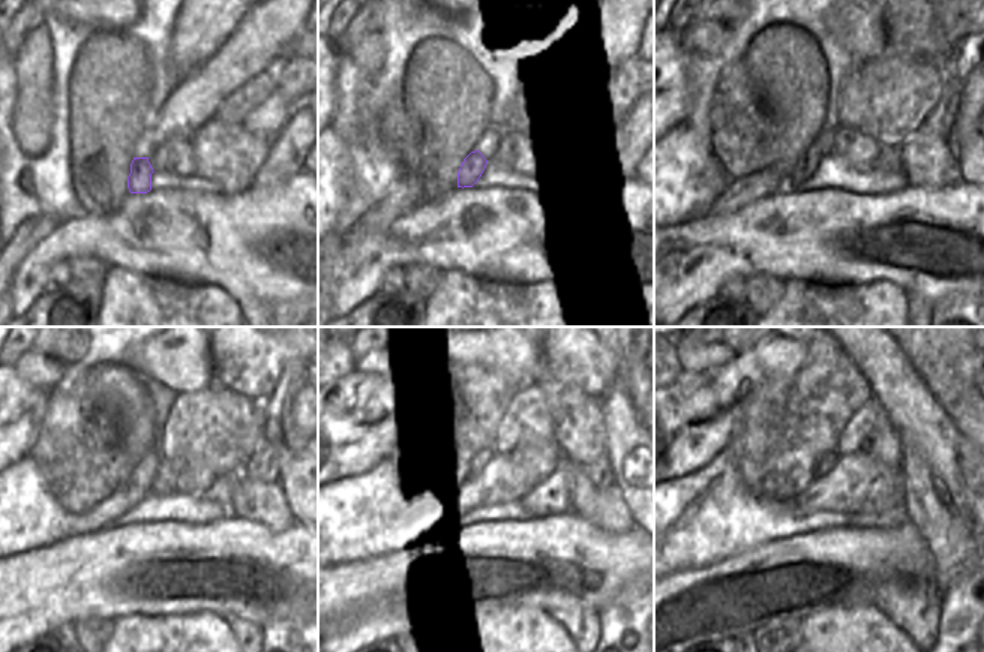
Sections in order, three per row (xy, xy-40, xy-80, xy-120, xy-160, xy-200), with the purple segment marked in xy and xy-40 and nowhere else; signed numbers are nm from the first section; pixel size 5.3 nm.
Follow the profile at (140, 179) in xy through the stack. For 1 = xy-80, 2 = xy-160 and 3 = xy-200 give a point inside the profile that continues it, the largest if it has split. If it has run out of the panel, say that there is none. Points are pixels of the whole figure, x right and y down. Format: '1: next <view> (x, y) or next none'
1: next xy-80 (807, 164)
2: next xy-160 (483, 457)
3: next xy-200 (824, 463)

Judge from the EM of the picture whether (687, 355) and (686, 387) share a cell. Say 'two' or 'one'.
two

